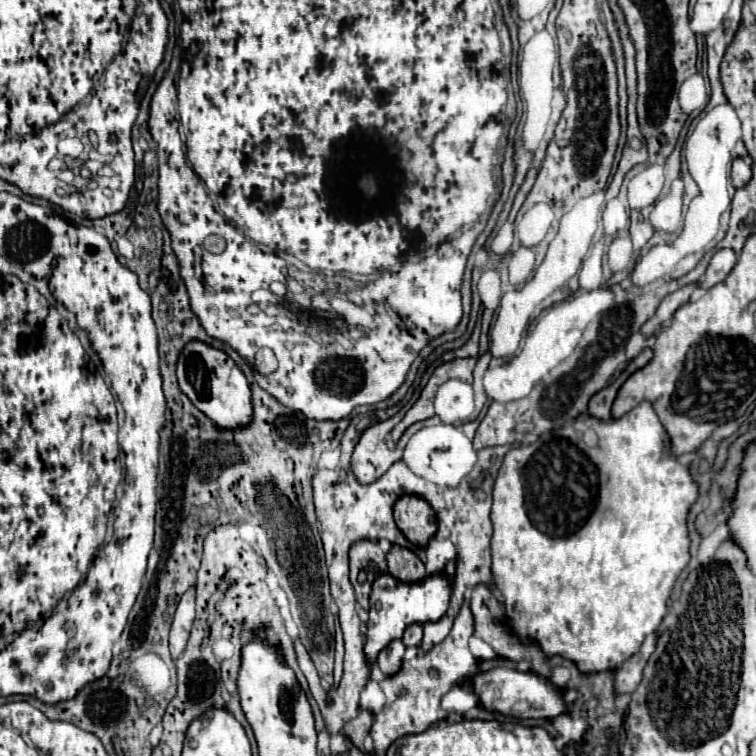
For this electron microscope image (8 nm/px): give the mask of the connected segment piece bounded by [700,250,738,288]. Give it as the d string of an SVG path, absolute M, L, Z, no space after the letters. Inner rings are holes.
M718 250L706 270L706 274L702 276L700 284L704 288L712 288L714 284L722 282L734 268L734 264L738 262L738 254L734 250Z

